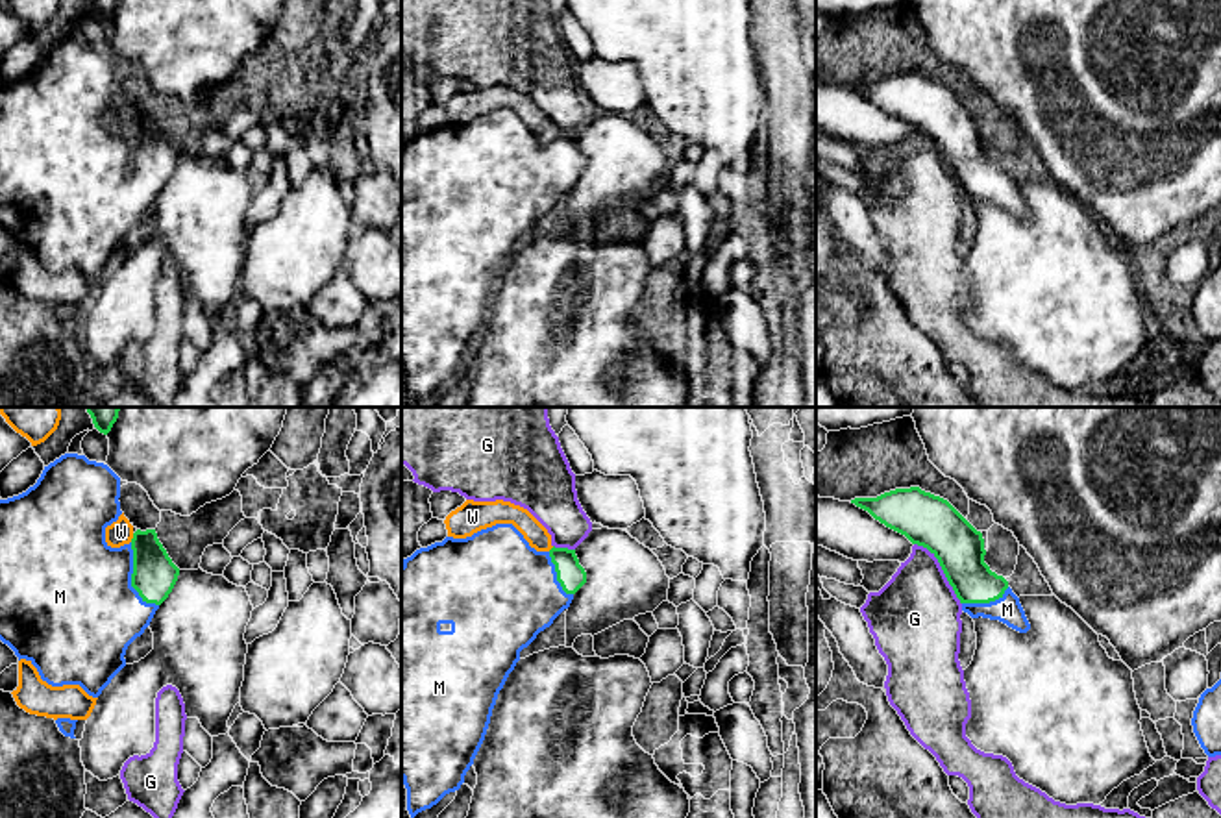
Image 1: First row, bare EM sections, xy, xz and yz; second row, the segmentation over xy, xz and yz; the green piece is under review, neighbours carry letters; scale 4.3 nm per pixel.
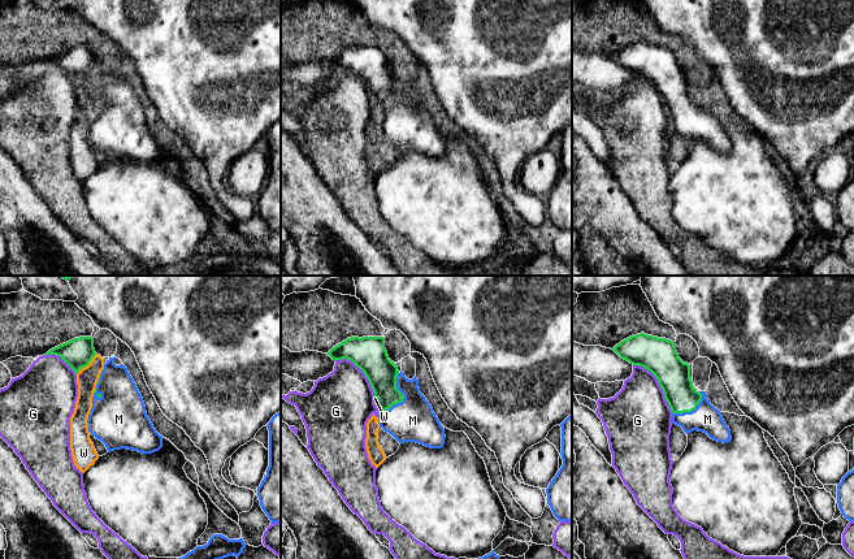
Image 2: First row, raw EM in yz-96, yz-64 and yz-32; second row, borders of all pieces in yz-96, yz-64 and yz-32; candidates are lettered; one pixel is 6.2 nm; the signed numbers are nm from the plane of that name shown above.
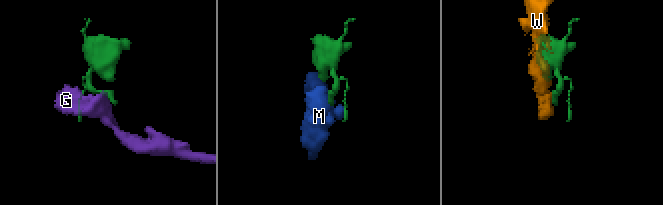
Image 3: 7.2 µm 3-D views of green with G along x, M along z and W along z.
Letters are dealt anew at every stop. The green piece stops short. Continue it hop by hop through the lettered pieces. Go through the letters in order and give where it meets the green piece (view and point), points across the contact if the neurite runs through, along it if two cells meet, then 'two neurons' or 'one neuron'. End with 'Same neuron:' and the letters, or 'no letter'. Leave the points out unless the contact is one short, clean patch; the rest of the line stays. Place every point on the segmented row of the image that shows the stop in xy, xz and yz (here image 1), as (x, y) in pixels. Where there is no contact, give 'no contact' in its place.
G: meets green in yz at (942, 569); border along yz (914, 543), (922, 545), (937, 559), (961, 604); two neurons
M: meets green in xy at (132, 578); runs through xy (154, 576), (132, 578), (113, 593), (76, 593); one neuron
W: meets green in xy at (134, 537); two neurons
Same neuron: M

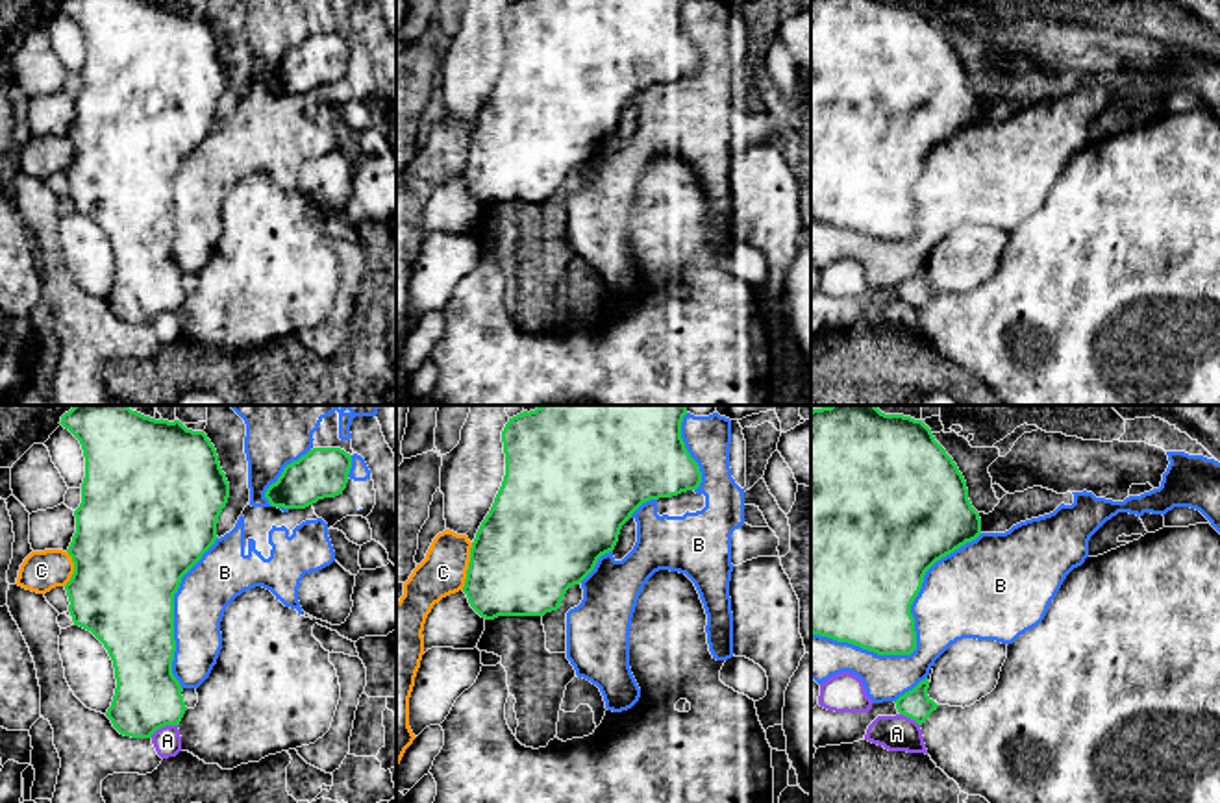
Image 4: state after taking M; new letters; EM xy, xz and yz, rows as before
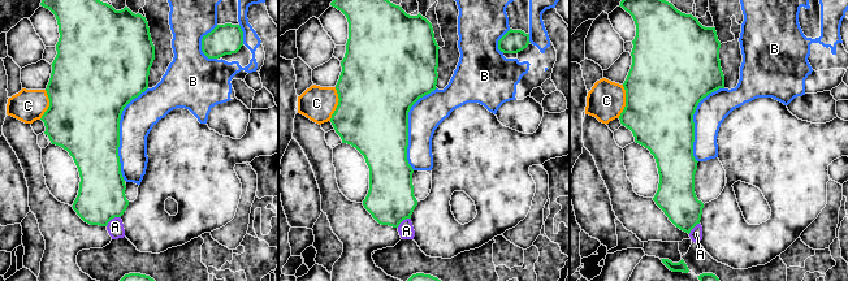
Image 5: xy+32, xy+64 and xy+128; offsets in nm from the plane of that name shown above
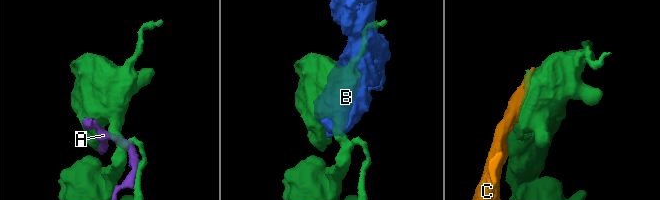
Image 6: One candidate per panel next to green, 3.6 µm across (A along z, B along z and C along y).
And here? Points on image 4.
A: meets green in xy at (163, 726); two neurons
B: meets green in yz at (915, 635); two neurons
C: meets green in xz at (469, 567); two neurons
Same neuron: no letter

